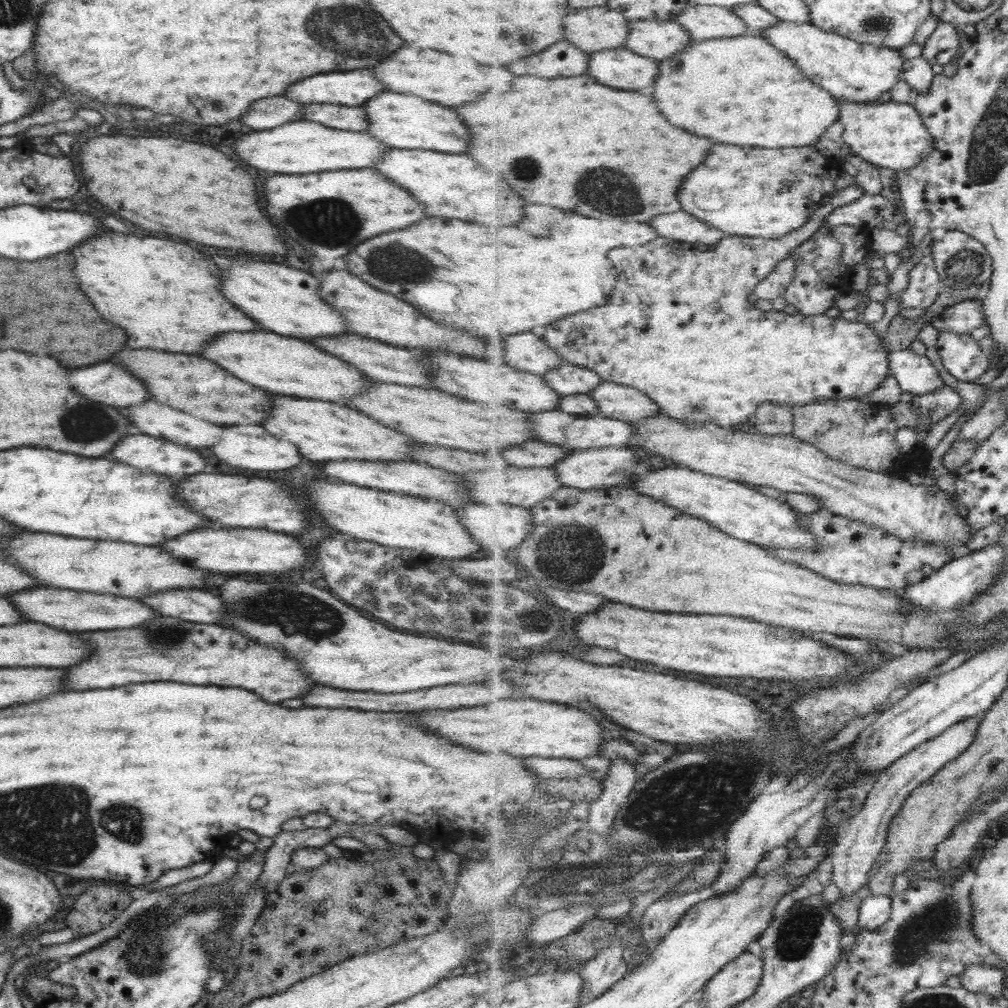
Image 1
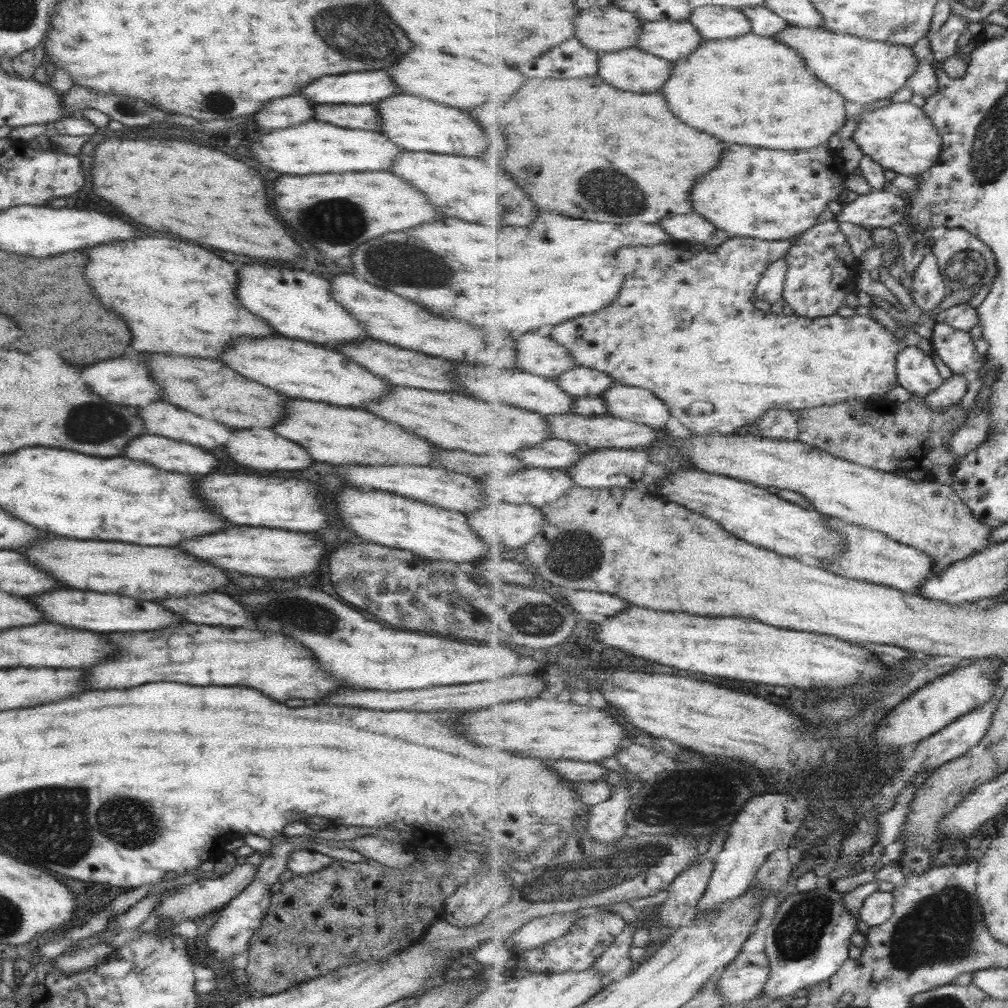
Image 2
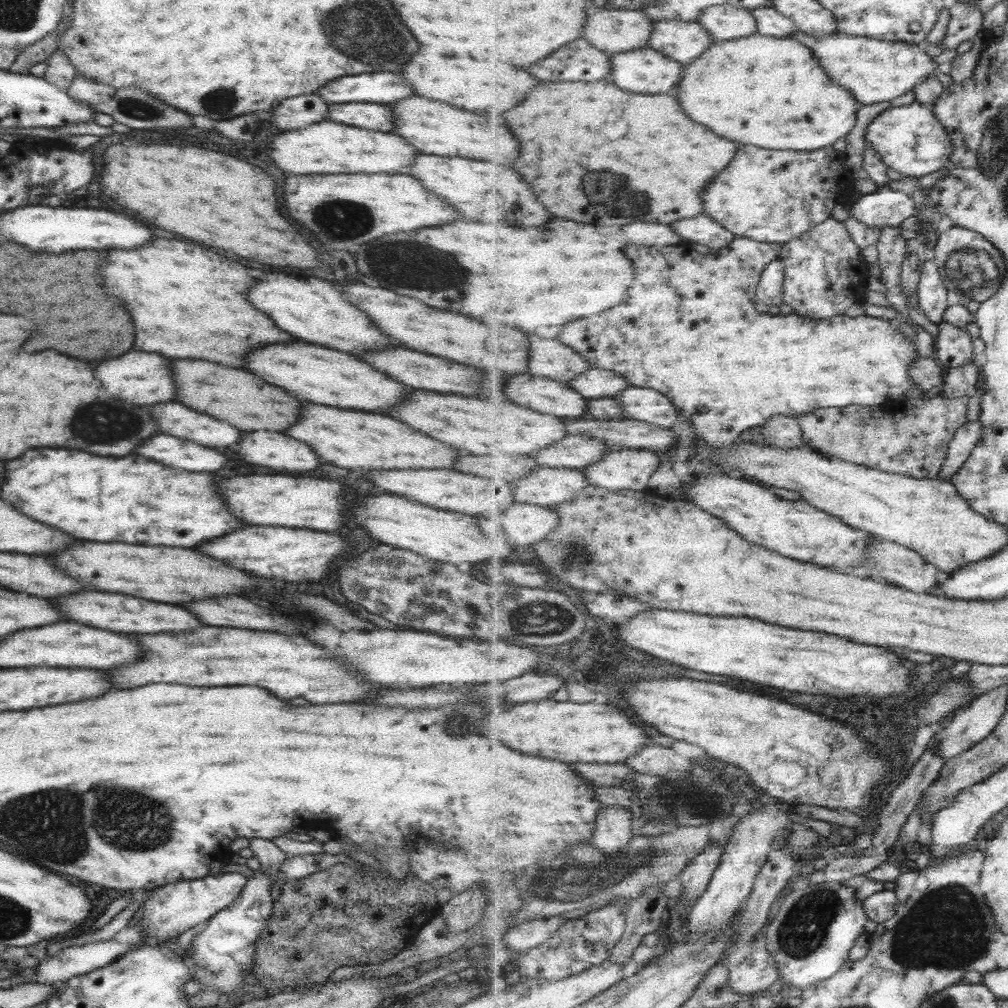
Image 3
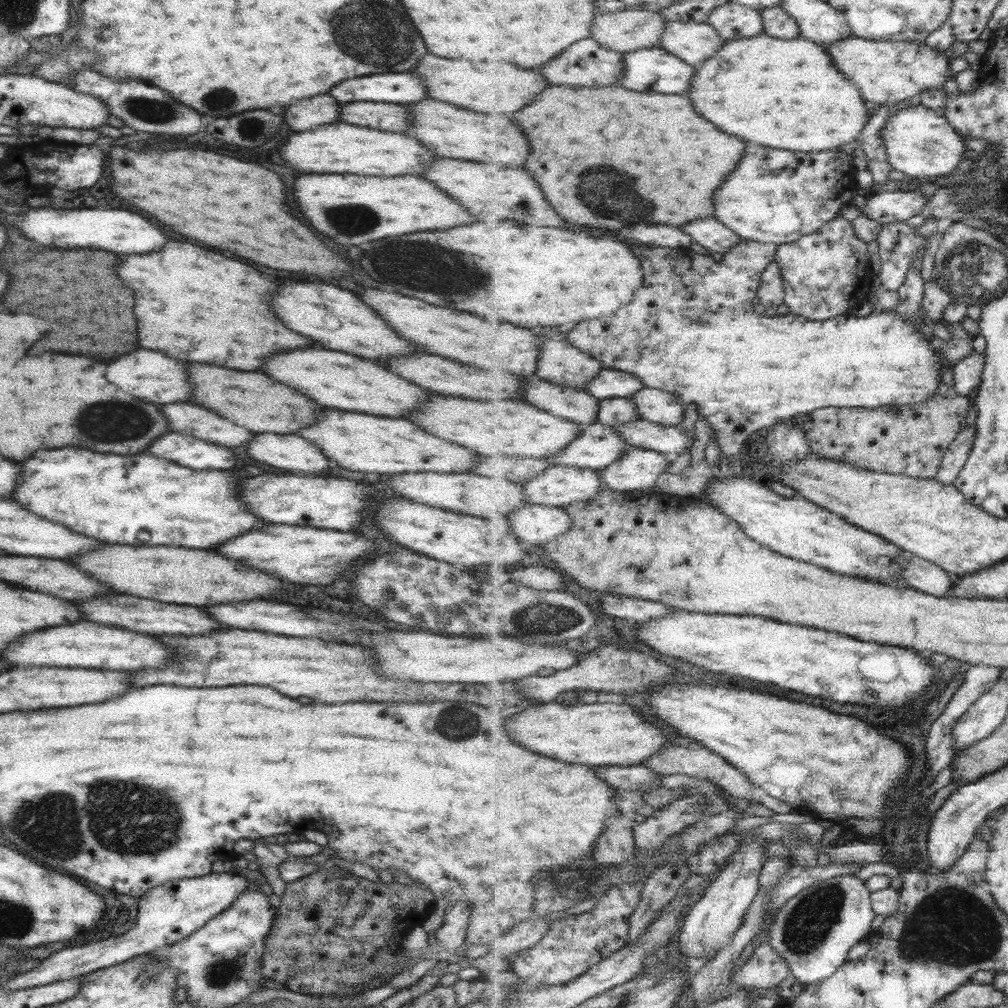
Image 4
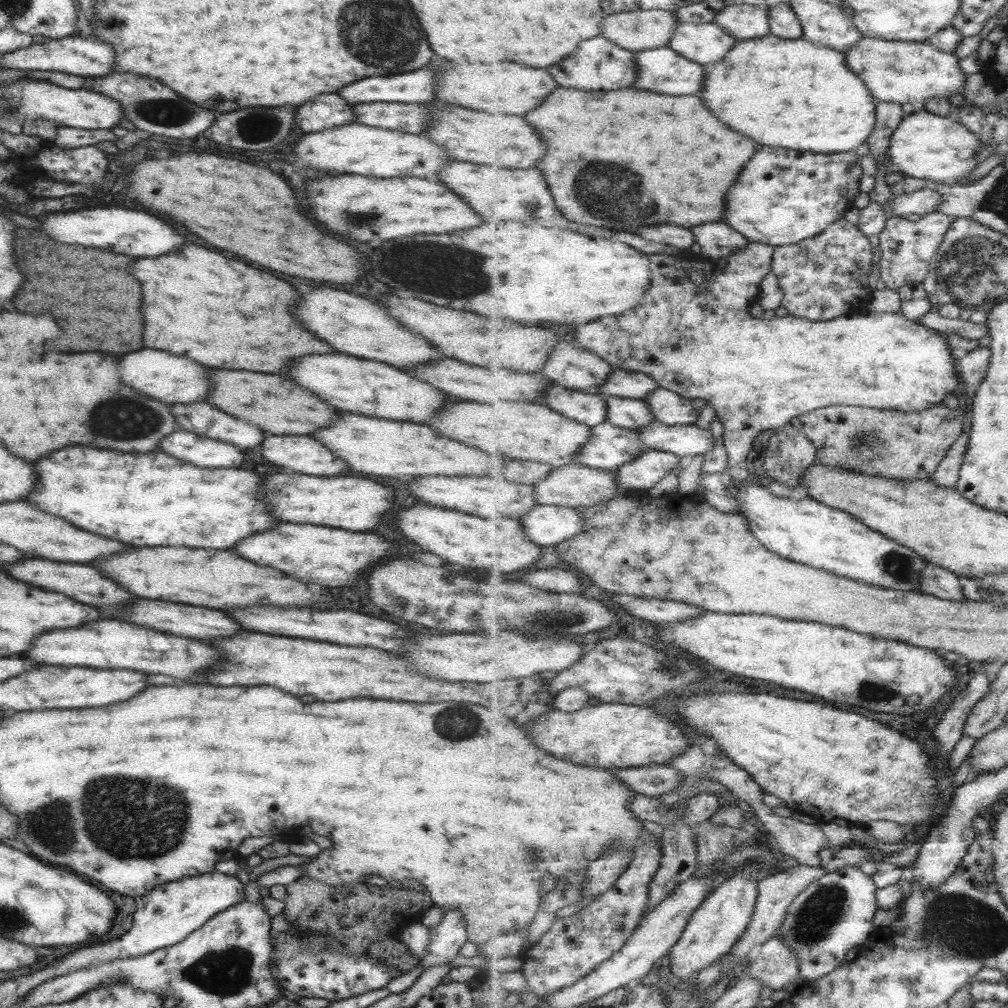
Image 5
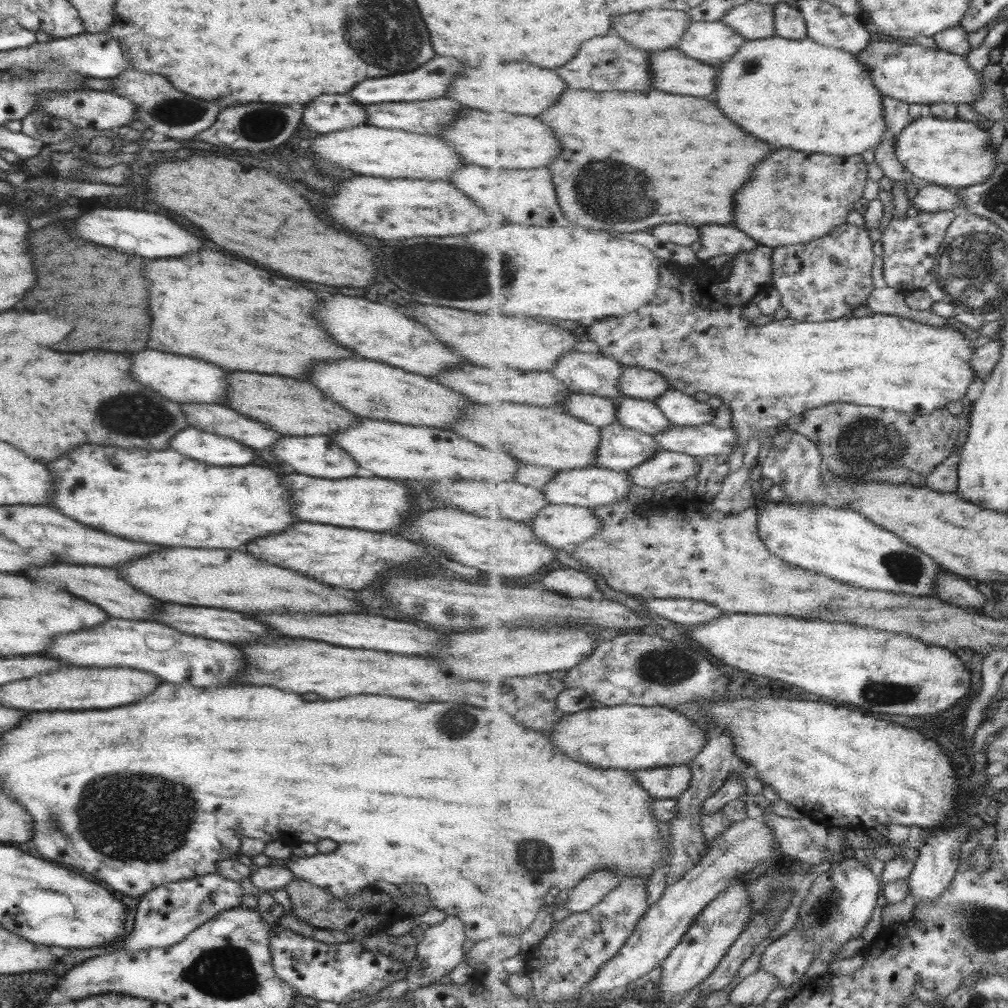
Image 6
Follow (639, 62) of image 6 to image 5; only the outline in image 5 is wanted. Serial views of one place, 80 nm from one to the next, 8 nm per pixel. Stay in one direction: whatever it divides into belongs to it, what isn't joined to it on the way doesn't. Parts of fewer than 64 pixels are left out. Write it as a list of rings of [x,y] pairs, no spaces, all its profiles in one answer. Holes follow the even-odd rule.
[[[604,36],[584,40],[568,58],[554,64],[549,72],[556,78],[560,87],[577,88],[588,91],[616,91],[623,88],[635,88],[639,69],[636,63],[636,51],[621,47]]]

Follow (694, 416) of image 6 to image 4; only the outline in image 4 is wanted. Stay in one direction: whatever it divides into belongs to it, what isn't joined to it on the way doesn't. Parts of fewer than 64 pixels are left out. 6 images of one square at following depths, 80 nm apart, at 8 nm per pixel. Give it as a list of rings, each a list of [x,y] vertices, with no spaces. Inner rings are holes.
[[[645,387],[630,396],[640,418],[665,426],[677,426],[683,420],[685,404],[678,396],[659,388]]]

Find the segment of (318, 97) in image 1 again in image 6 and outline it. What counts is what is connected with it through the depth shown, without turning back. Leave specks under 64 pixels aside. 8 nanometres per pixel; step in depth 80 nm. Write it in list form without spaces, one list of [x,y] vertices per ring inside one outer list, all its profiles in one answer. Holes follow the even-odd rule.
[[[433,56],[425,66],[407,72],[407,74],[397,74],[397,76],[381,76],[381,78],[367,78],[361,80],[359,84],[355,84],[347,96],[353,98],[359,104],[380,104],[387,103],[413,103],[416,101],[425,101],[437,99],[443,96],[449,80],[453,78],[453,72],[457,72],[457,68],[461,68],[461,64],[457,60],[451,58],[441,58],[441,56]]]

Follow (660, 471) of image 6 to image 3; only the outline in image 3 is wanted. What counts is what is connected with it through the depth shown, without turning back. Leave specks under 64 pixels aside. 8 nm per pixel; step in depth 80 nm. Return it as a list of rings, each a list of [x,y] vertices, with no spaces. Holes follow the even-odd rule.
[[[612,448],[599,462],[582,471],[593,486],[612,491],[648,491],[649,479],[660,467],[655,451],[635,448]]]

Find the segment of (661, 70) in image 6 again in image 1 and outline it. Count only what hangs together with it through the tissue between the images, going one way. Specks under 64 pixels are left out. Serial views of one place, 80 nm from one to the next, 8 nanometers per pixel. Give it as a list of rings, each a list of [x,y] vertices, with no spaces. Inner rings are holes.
[[[627,47],[592,52],[590,56],[589,75],[615,89],[649,92],[661,76],[659,61]]]

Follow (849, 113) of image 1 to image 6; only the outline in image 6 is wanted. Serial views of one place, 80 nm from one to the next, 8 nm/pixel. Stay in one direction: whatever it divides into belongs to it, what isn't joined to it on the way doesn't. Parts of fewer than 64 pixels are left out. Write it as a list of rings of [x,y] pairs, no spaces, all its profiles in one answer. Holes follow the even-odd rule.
[[[927,116],[913,120],[899,135],[899,162],[922,183],[935,183],[951,188],[965,188],[984,183],[999,164],[997,150],[991,147],[991,134],[974,122],[941,120]]]

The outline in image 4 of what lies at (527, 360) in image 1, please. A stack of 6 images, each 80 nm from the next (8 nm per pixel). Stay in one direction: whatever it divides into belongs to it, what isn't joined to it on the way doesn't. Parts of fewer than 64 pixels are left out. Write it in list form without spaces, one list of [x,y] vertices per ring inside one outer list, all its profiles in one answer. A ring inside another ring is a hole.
[[[543,336],[540,349],[536,374],[555,384],[582,390],[605,368],[600,360],[581,351],[569,339],[547,339]]]

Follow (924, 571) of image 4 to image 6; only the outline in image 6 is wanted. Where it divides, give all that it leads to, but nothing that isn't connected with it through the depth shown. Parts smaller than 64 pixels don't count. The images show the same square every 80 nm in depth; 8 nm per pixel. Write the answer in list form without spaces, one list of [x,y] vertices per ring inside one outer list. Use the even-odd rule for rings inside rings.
[[[948,571],[939,576],[937,588],[935,588],[935,597],[951,605],[973,609],[981,609],[981,606],[985,606],[985,602],[987,602],[979,588],[967,584],[965,580],[953,576]]]

